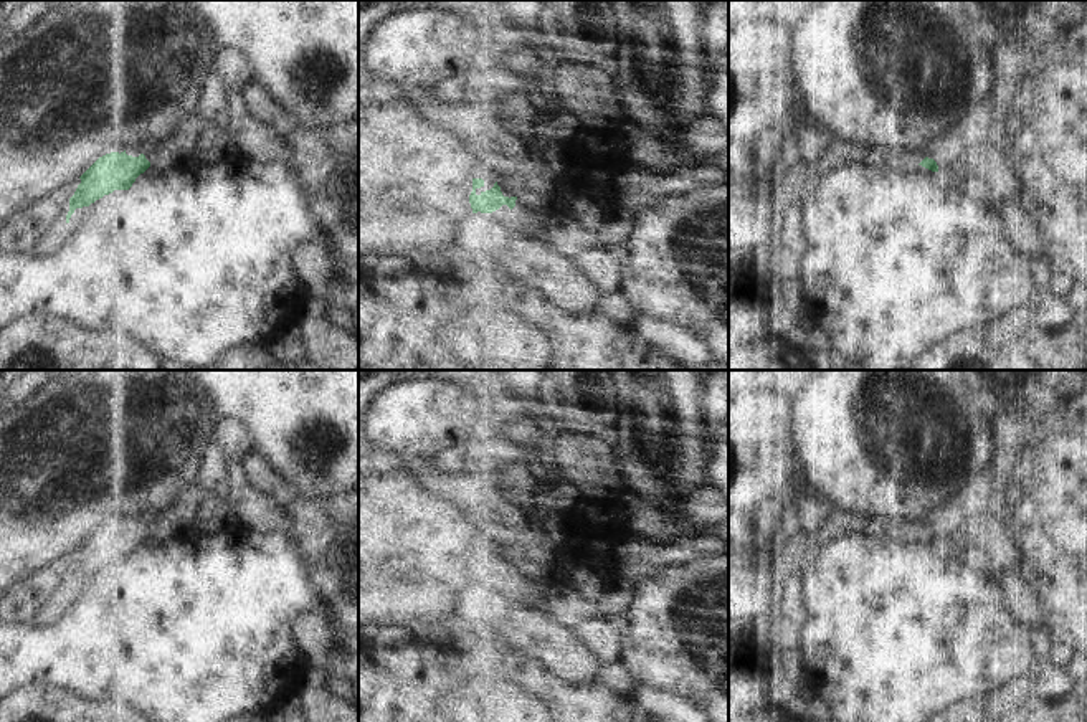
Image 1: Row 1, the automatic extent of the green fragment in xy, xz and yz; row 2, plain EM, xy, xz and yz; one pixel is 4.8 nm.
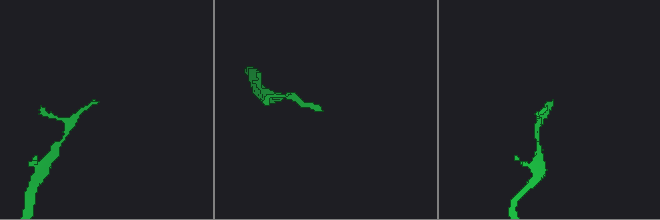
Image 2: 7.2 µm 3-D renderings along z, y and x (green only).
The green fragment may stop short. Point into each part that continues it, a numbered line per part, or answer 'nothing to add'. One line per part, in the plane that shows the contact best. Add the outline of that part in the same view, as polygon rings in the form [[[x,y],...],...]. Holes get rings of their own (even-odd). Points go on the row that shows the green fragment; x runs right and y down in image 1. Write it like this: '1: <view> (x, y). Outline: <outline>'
1: yz (949, 151). Outline: [[[956,127],[932,144],[925,157],[933,159],[938,169],[953,169],[970,154],[973,144],[968,129]]]

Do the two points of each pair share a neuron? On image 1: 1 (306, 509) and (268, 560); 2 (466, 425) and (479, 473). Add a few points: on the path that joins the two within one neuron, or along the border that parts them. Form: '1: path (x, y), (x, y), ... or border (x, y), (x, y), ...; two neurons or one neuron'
1: border (289, 532), (301, 546), (303, 555), (311, 567); two neurons
2: border (501, 418), (478, 443), (456, 445), (435, 455); two neurons

